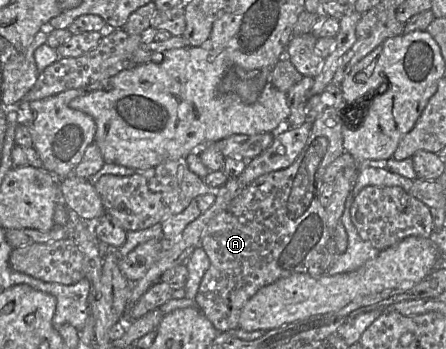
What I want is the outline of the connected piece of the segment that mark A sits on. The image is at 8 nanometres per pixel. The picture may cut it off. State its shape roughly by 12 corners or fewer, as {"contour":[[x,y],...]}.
{"contour":[[338,94],[294,163],[203,231],[195,302],[239,328],[262,287],[331,265],[320,195],[345,152]]}

